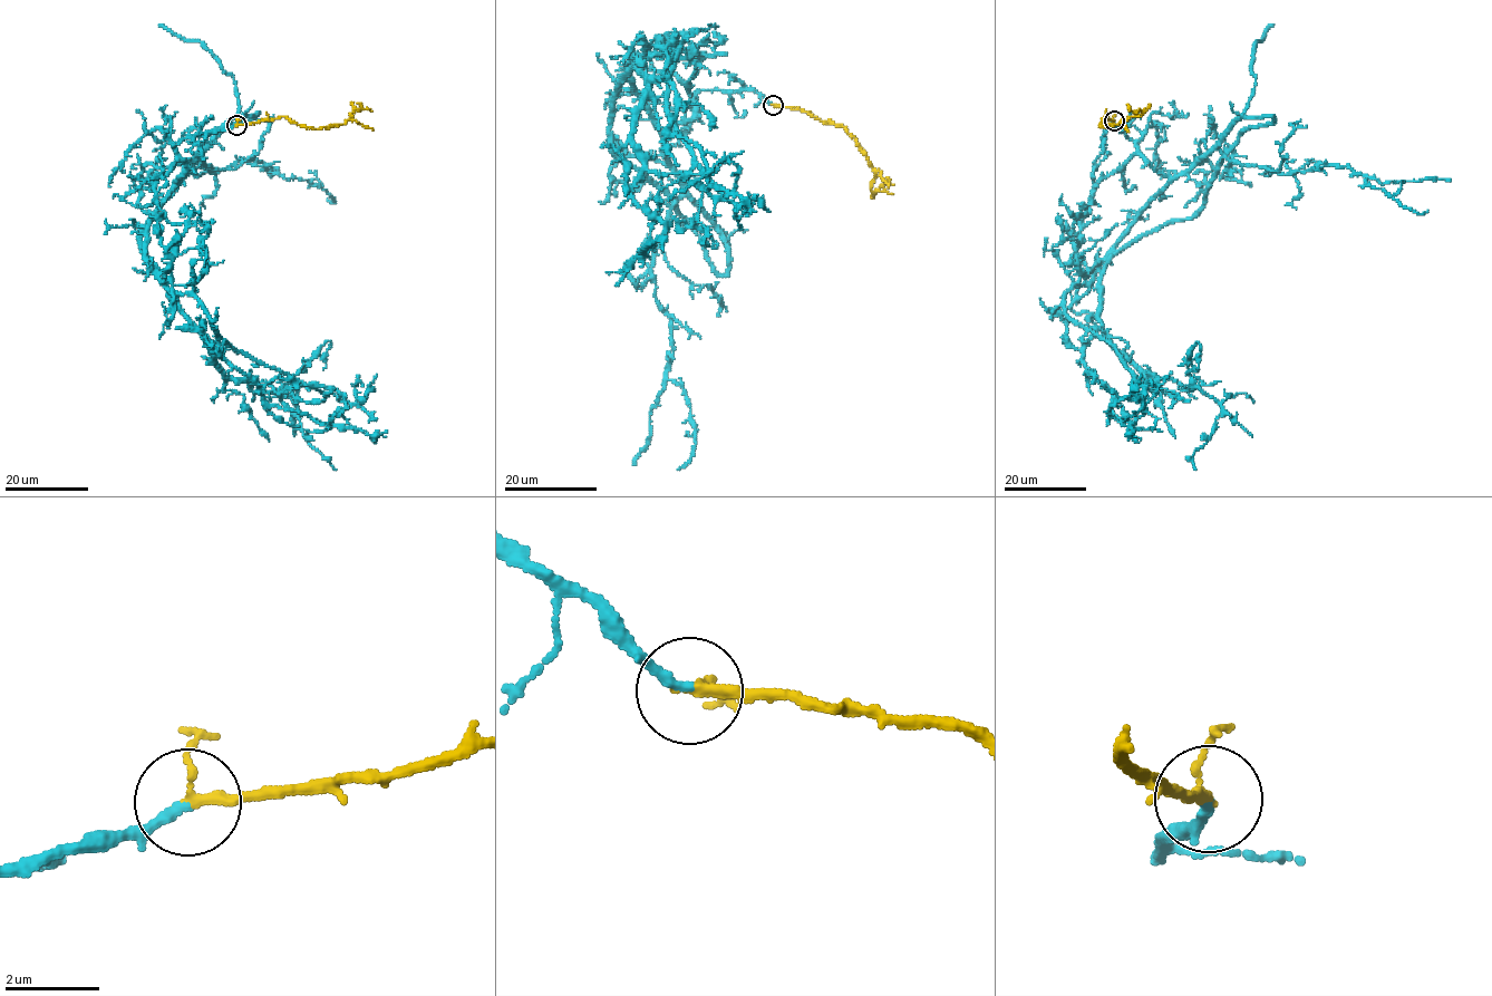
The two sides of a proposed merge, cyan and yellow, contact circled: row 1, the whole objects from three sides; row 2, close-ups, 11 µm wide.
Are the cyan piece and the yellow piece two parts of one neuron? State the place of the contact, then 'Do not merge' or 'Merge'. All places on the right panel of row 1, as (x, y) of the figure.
Place: (1114, 121). Merge

